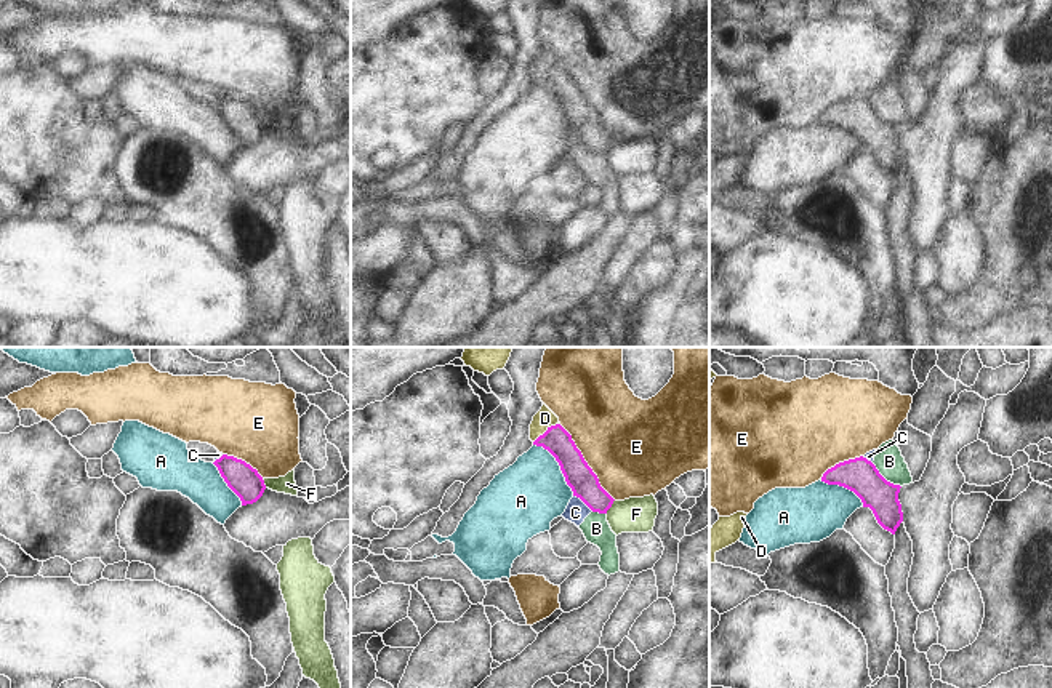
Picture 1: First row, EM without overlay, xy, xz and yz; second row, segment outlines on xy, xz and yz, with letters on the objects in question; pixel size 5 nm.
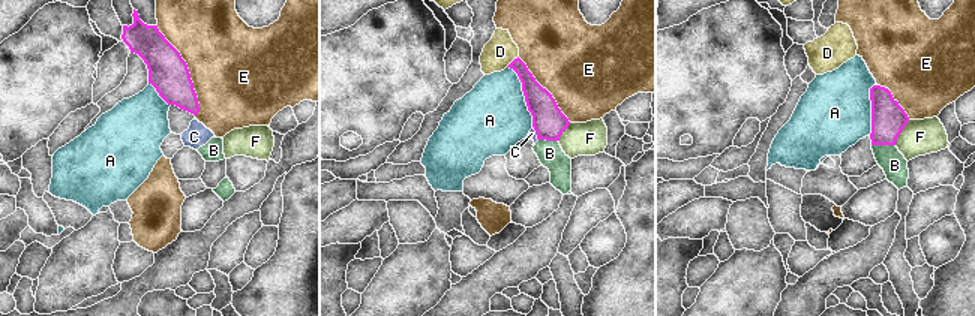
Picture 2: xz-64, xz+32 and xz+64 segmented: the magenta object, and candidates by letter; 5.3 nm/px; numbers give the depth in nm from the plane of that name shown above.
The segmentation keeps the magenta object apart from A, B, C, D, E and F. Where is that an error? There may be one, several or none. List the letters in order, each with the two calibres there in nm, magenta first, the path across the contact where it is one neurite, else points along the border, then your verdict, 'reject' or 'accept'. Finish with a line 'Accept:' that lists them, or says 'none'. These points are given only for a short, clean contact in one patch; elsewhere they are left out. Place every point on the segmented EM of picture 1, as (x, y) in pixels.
A: 140 nm thick on the magenta side, 360 nm on the other; reject
B: 180 nm thick on the magenta side, 140 nm on the other; border along yz (871, 463), (887, 480), (900, 487); reject
C: 140 nm thick on the magenta side, 110 nm on the other; border along xz (574, 495), (593, 511); reject
D: 140 nm thick on the magenta side, 100 nm on the other; border along xz (559, 423), (548, 428), (534, 442); reject
E: 140 nm thick on the magenta side, 480 nm on the other; reject
F: 140 nm thick on the magenta side, 180 nm on the other; border along xz (614, 500), (606, 512); reject
Accept: none

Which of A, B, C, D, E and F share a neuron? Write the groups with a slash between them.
A / B C / D / E / F

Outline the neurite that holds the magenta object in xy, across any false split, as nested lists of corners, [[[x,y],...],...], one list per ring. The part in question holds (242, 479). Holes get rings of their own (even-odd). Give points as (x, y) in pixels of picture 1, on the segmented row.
[[[223,454],[213,464],[218,467],[227,486],[240,498],[242,506],[253,504],[263,496],[266,490],[264,480],[245,461]]]

